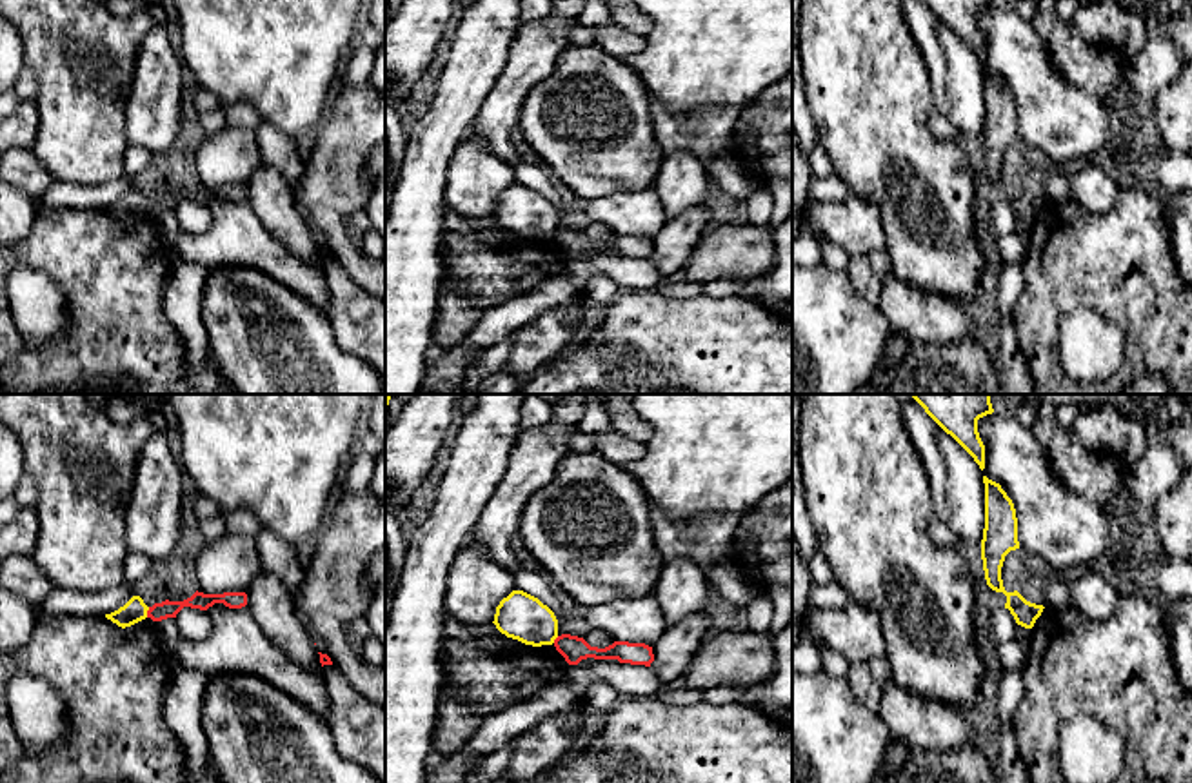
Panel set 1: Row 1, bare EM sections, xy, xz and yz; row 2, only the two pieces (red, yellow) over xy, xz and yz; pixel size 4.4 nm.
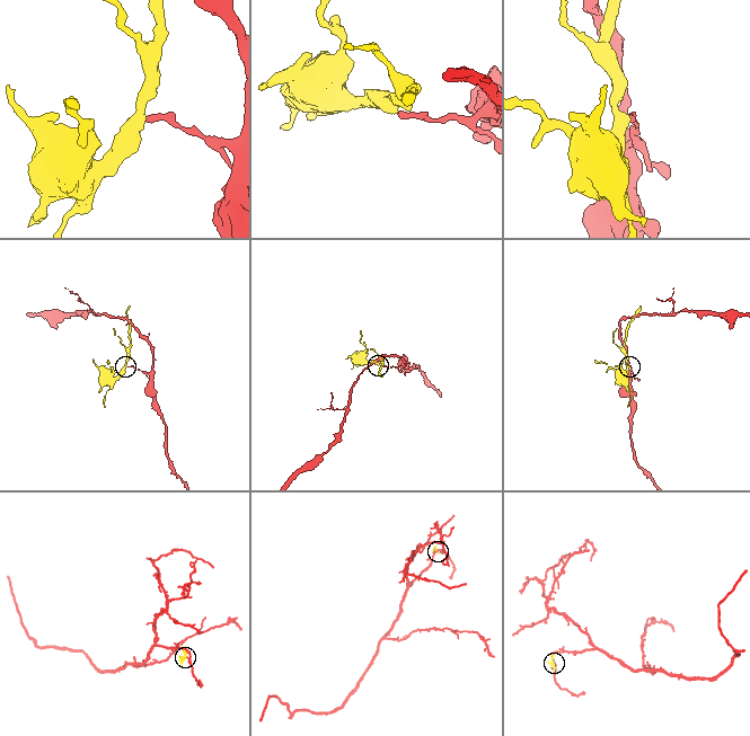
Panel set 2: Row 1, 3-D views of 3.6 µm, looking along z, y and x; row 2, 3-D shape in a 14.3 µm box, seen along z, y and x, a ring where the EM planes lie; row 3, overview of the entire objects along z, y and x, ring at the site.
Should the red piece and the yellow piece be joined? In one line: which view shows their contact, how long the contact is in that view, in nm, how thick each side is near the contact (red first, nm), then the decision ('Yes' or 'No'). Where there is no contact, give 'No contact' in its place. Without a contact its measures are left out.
Touches red in xy. Shared border 50 nm. Thickness 80 nm (red) against 100 nm. No

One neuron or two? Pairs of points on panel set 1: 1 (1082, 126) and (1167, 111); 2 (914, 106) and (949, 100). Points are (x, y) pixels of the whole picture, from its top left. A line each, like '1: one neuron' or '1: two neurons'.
1: two neurons
2: two neurons

